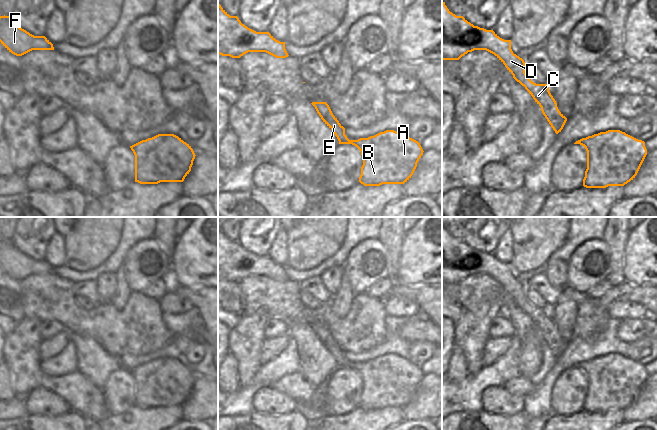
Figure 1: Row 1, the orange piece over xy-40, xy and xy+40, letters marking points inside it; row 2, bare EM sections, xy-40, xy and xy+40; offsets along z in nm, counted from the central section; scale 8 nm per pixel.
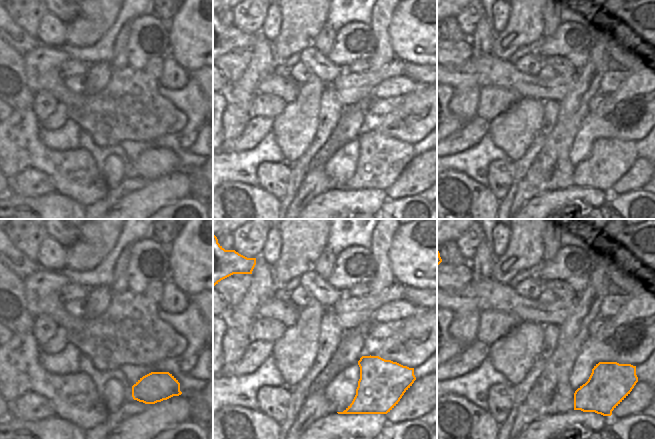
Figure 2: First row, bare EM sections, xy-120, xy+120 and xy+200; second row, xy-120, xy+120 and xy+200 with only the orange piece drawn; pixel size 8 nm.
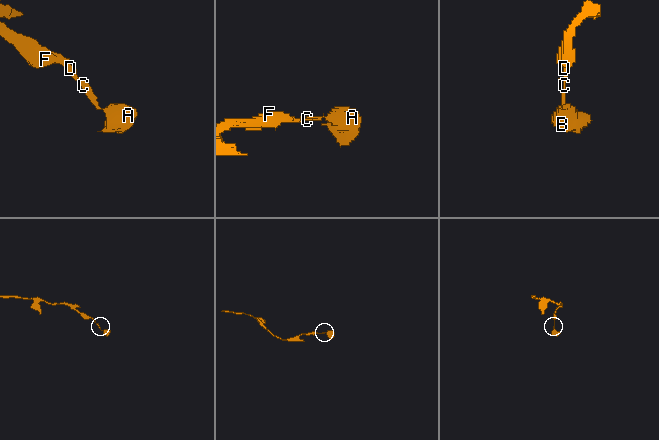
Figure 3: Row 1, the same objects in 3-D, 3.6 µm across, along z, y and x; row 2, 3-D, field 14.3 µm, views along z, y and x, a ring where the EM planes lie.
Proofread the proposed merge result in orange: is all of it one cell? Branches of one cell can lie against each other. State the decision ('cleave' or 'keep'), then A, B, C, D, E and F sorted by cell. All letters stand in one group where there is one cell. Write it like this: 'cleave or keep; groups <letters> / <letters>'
keep; groups A B C D E F

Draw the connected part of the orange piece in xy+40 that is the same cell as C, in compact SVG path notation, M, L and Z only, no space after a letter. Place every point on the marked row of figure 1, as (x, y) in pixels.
M442 2L442 60L459 60L468 52L486 50L494 54L535 102L556 134L561 132L567 118L559 111L549 91L549 84L536 84L525 73L525 62L513 53L511 40L500 38L493 30L474 26L463 16L456 16Z

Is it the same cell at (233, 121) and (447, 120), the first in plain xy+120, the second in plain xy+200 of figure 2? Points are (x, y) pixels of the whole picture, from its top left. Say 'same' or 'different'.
different

